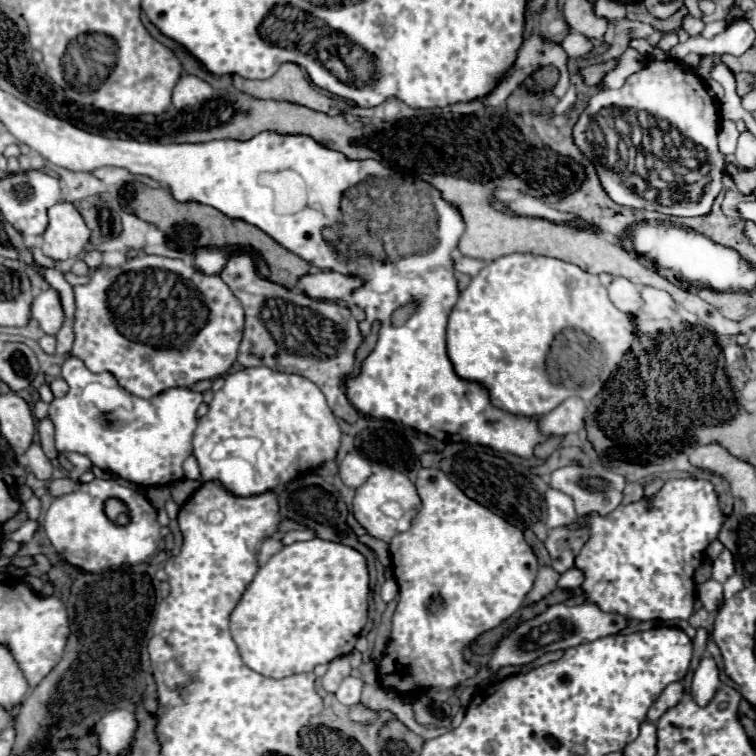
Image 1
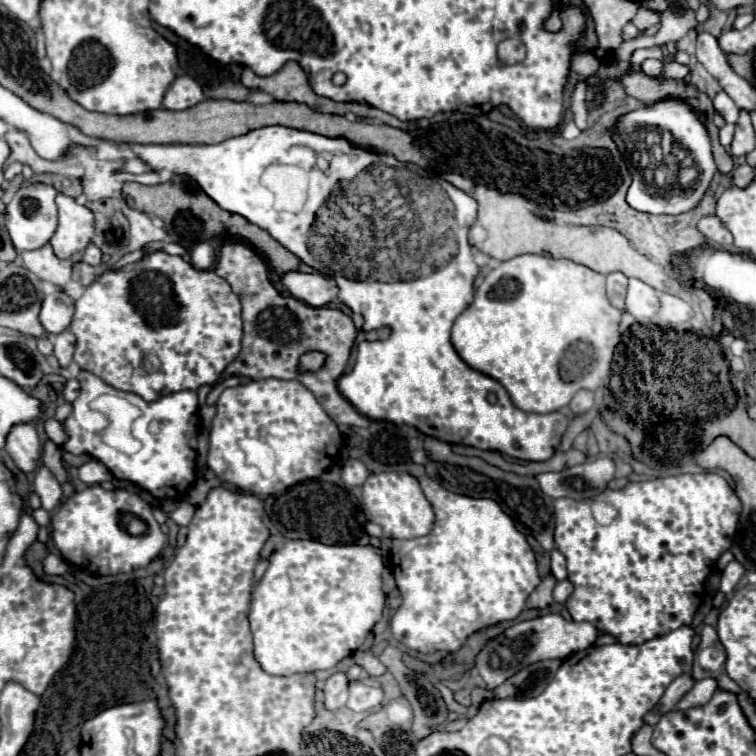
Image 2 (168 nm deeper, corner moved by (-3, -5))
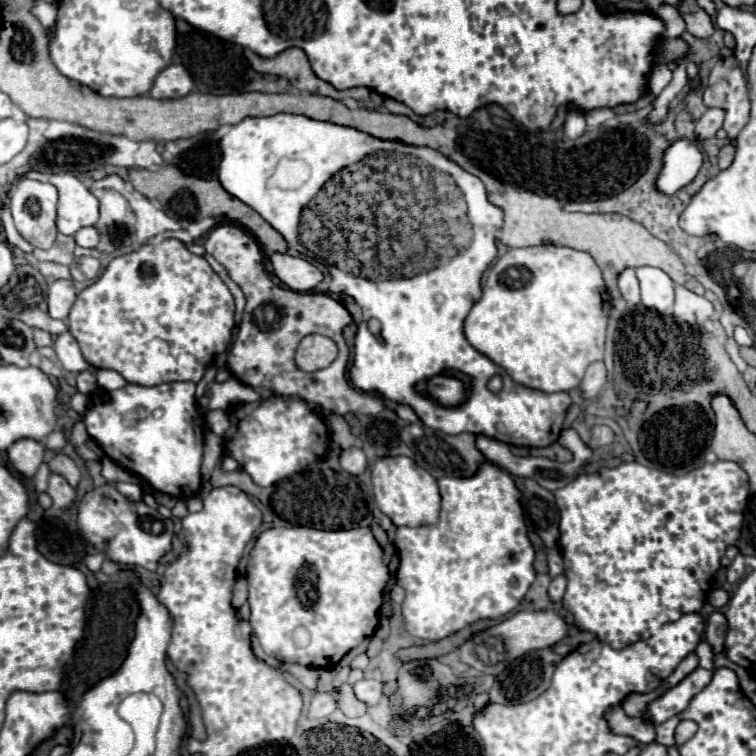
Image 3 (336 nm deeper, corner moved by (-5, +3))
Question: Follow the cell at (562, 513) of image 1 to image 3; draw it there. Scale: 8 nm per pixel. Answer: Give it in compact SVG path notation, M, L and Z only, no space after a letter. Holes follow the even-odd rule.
M717 460L711 464L705 464L701 468L695 468L683 476L667 474L655 468L647 468L639 462L629 462L621 464L617 468L603 468L595 474L581 474L577 480L567 484L561 490L555 490L555 502L559 506L559 548L563 552L563 562L565 562L565 576L567 576L567 592L563 596L563 606L575 616L575 626L581 630L595 632L599 640L609 642L613 648L623 648L627 644L633 644L637 640L647 640L655 630L659 630L667 622L679 620L683 614L689 612L699 612L705 604L705 598L709 594L709 582L713 574L719 570L719 560L727 552L729 546L733 546L739 538L741 522L743 522L743 510L747 504L749 496L749 484L747 484L747 474L745 470L735 464L735 462L725 462Z

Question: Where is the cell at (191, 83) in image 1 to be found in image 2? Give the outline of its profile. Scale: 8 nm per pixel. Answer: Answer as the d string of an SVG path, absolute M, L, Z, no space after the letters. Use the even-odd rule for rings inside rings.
M187 74L177 76L173 84L167 88L165 98L163 98L163 108L167 110L187 110L203 100L203 90L201 86Z

